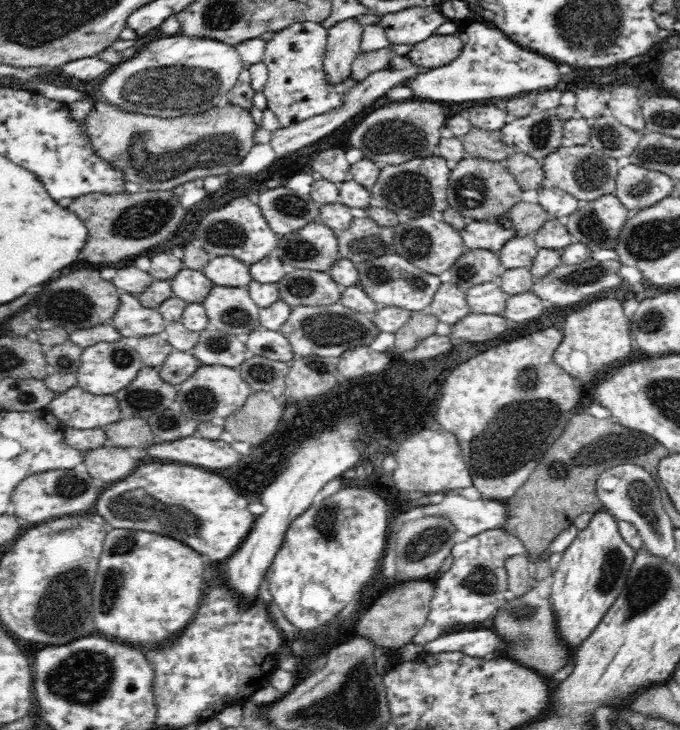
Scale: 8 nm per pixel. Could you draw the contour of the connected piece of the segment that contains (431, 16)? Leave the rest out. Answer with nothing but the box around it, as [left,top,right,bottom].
[379,2,448,45]

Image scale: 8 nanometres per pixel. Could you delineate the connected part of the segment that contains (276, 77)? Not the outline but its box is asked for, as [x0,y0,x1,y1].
[262,21,357,127]

